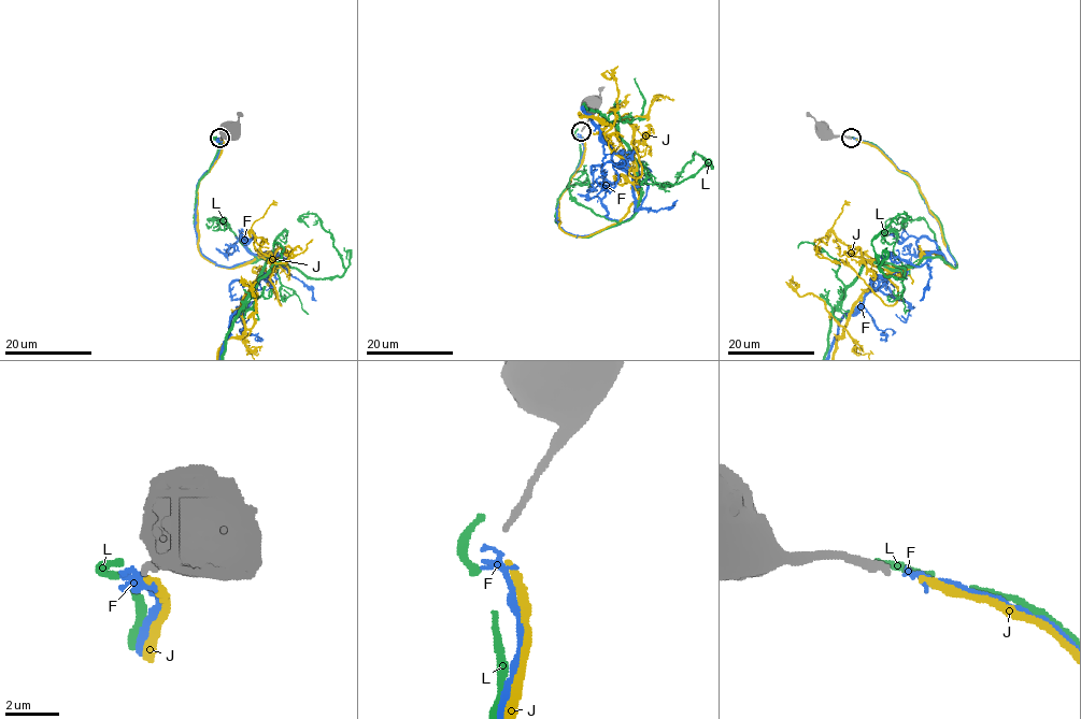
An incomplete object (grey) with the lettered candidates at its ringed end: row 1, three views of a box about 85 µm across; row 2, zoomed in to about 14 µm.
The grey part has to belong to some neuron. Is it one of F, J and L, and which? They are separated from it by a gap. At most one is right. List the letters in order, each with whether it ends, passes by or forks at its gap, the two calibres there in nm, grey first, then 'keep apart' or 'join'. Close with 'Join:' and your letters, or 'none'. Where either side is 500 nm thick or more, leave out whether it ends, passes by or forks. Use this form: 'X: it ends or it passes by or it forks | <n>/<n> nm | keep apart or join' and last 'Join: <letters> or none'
F: it passes by | 300/190 nm | join
J: it ends | 300/300 nm | keep apart
L: it ends | 300/280 nm | keep apart
Join: F

